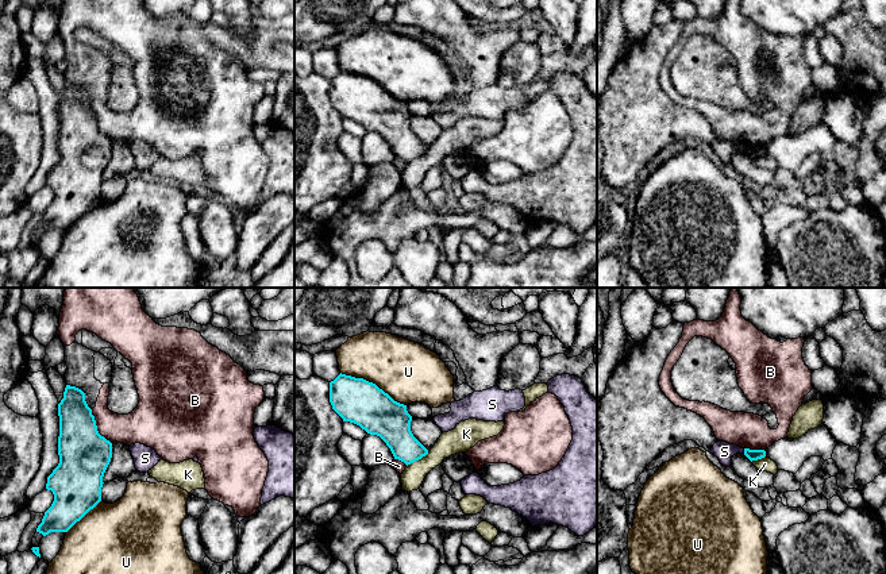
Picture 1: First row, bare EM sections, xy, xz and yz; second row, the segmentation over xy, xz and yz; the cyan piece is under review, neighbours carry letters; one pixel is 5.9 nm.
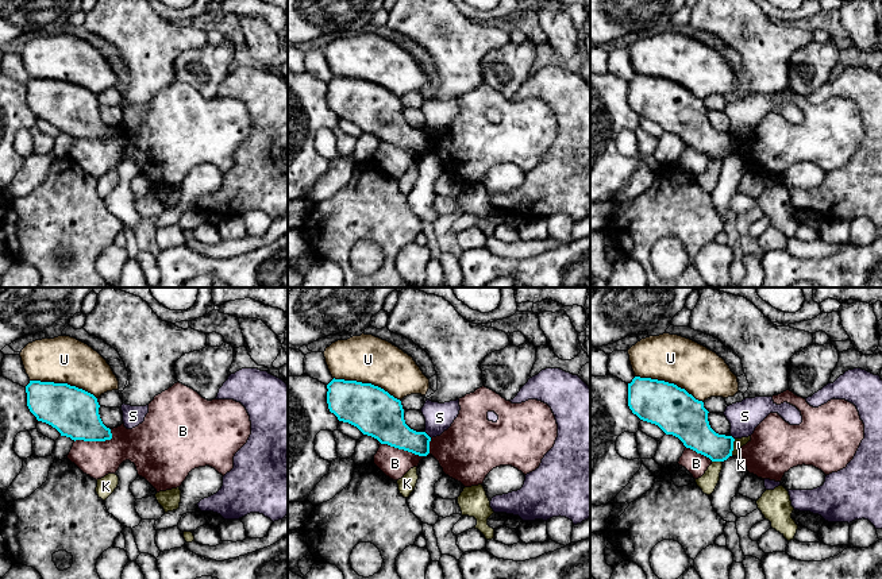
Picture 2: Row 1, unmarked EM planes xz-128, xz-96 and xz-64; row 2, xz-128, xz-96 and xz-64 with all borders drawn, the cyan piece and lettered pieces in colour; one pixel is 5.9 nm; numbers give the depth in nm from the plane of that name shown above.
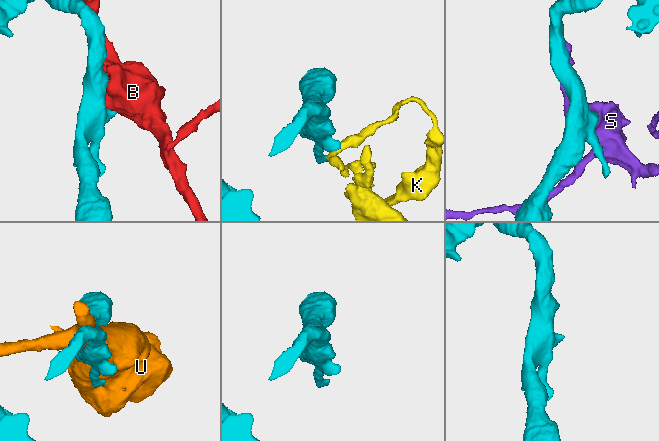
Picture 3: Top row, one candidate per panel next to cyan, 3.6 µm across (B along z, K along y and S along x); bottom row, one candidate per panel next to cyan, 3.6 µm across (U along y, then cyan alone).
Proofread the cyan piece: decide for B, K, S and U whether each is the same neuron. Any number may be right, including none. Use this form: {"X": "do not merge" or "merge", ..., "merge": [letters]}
{"B": "do not merge", "K": "do not merge", "S": "do not merge", "U": "do not merge", "merge": []}

